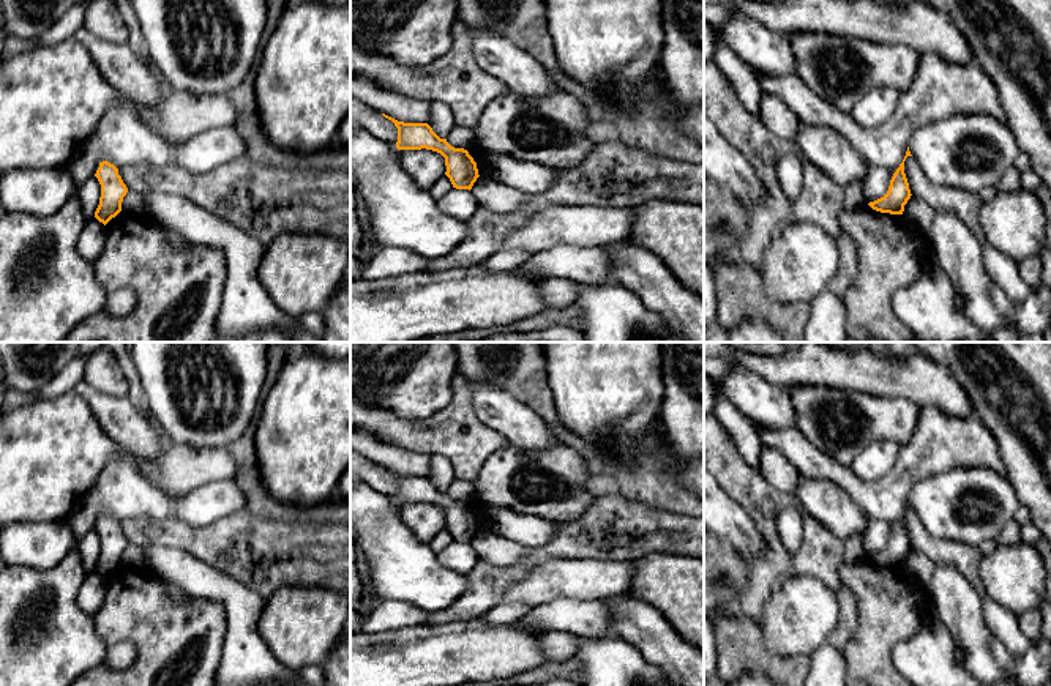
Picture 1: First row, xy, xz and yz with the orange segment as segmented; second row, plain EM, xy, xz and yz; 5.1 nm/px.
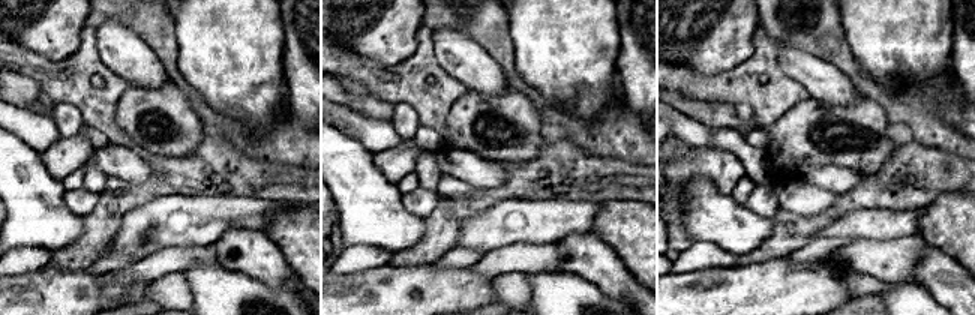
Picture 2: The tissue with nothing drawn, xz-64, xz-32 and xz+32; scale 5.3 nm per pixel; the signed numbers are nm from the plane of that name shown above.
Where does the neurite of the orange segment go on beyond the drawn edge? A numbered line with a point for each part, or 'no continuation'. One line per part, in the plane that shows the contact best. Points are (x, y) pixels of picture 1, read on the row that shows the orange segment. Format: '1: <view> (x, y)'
no continuation

